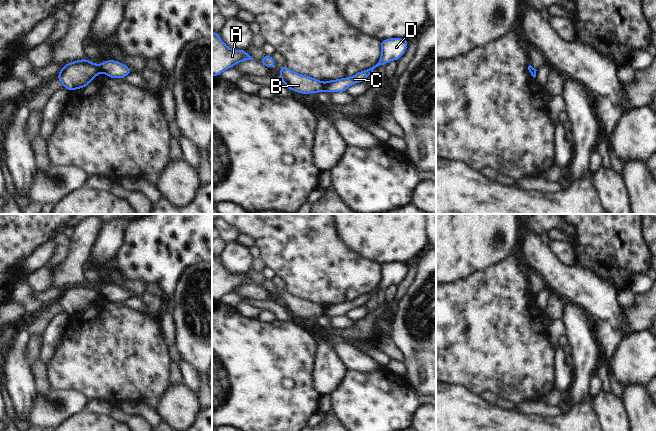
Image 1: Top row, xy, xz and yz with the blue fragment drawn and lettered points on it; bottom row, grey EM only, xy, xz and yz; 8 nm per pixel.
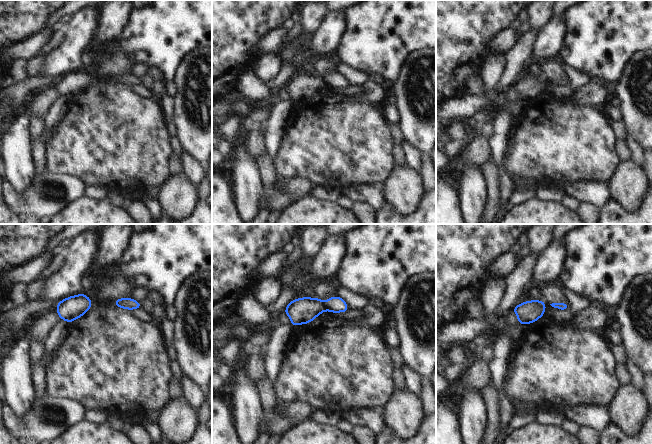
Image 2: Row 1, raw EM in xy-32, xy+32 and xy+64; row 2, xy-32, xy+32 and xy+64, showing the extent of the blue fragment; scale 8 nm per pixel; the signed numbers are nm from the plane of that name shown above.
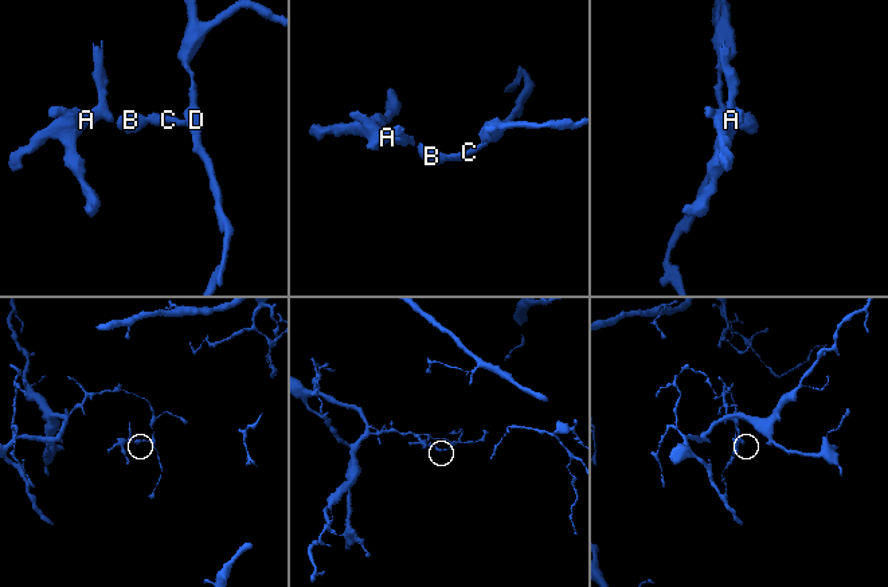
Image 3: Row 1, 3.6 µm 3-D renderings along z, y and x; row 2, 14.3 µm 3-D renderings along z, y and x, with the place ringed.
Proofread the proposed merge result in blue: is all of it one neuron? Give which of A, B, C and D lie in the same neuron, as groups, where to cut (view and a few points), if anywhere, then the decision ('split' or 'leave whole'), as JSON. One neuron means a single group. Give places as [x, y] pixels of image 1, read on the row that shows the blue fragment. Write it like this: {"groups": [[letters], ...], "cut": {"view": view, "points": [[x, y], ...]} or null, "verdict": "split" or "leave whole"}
{"groups": [["A", "B"], ["C", "D"]], "cut": {"view": "xz", "points": [[324, 83], [322, 89]]}, "verdict": "split"}

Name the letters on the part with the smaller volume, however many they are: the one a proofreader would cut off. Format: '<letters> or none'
A, B

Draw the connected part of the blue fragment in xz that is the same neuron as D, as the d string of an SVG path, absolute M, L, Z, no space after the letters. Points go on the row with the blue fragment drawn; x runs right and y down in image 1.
M389 38L386 40L381 40L381 58L375 66L358 72L354 76L348 78L325 82L323 90L326 92L345 92L349 86L365 81L366 78L373 73L373 70L376 67L380 65L384 66L392 60L399 60L399 58L404 54L407 44L408 39L406 38Z

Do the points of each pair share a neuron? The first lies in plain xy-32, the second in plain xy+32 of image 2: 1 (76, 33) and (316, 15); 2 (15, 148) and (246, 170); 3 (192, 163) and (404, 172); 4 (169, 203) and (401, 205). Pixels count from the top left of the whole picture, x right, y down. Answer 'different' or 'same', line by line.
1: same
2: same
3: different
4: same

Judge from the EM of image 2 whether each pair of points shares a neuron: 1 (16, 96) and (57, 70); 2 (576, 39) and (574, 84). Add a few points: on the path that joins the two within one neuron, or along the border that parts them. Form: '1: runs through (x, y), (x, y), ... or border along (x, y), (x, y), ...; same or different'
1: border along (38, 75), (57, 78); different
2: border along (564, 63), (585, 72), (590, 77); different

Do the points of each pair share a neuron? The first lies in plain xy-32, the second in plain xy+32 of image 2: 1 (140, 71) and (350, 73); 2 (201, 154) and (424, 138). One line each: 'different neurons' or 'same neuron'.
1: same neuron
2: same neuron

